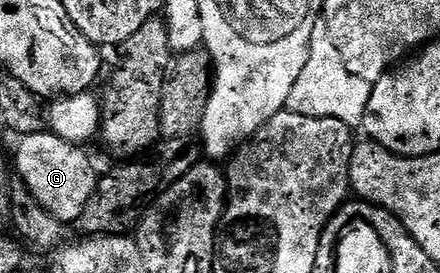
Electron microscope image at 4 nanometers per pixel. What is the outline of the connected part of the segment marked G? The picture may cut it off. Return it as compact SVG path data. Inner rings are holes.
M49 130L23 136L18 143L18 172L21 183L29 188L39 204L59 222L77 221L94 193L96 175L90 169L90 160L76 144L62 140Z

